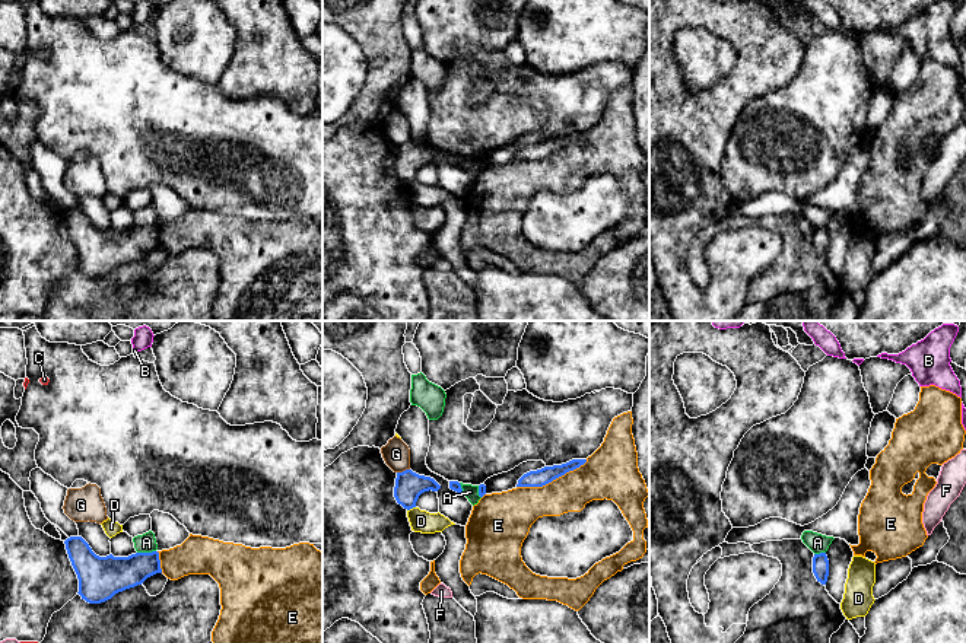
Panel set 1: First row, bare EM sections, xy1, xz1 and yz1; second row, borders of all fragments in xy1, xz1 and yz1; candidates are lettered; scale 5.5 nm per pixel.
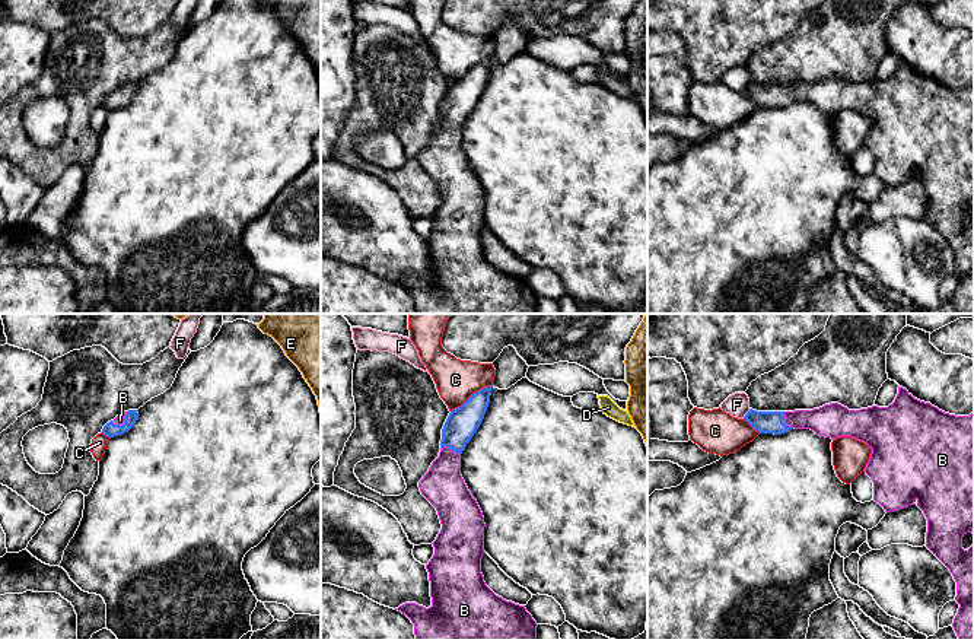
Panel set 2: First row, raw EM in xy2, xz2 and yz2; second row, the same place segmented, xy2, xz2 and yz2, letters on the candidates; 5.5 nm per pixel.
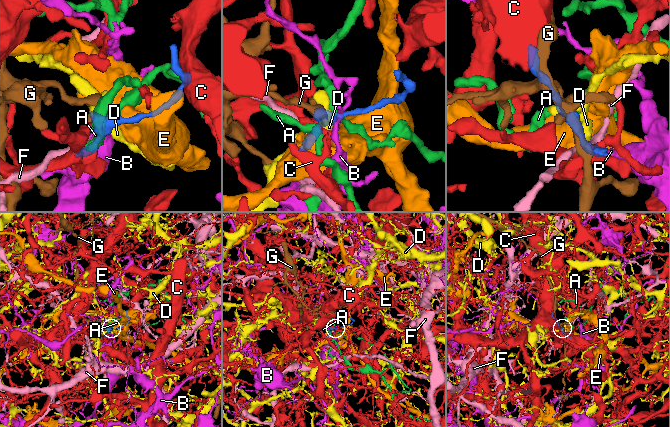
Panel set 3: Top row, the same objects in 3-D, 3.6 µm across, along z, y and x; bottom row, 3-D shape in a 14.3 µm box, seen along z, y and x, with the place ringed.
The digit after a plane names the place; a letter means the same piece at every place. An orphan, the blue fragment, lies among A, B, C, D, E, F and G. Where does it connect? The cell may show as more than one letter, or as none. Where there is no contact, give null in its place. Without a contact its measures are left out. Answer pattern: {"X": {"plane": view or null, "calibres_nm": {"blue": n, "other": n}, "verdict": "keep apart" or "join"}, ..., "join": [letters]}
{"A": {"plane": "xy1", "calibres_nm": {"blue": 220, "other": 110}, "verdict": "keep apart"}, "B": {"plane": "xz2", "calibres_nm": {"blue": 170, "other": 220}, "verdict": "join"}, "C": {"plane": "xz2", "calibres_nm": {"blue": 170, "other": 220}, "verdict": "keep apart"}, "D": {"plane": "xz1", "calibres_nm": {"blue": 160, "other": 130}, "verdict": "keep apart"}, "E": {"plane": "xz1", "calibres_nm": {"blue": 100, "other": 240}, "verdict": "keep apart"}, "F": {"plane": "yz2", "calibres_nm": {"blue": 130, "other": 130}, "verdict": "keep apart"}, "G": {"plane": "xz1", "calibres_nm": {"blue": 160, "other": 150}, "verdict": "keep apart"}, "join": ["B"]}

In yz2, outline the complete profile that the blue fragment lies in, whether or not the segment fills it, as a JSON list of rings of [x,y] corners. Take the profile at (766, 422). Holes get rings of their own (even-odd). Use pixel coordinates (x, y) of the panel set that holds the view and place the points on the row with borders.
[[[905,388],[888,407],[860,410],[831,403],[814,410],[757,411],[744,417],[760,433],[782,435],[795,429],[811,429],[819,436],[852,436],[872,448],[865,473],[873,481],[873,500],[885,512],[917,505],[926,519],[926,547],[949,569],[957,582],[959,604],[952,627],[958,639],[974,639],[974,544],[962,549],[962,537],[974,534],[974,411],[955,416],[930,403],[914,398]]]

